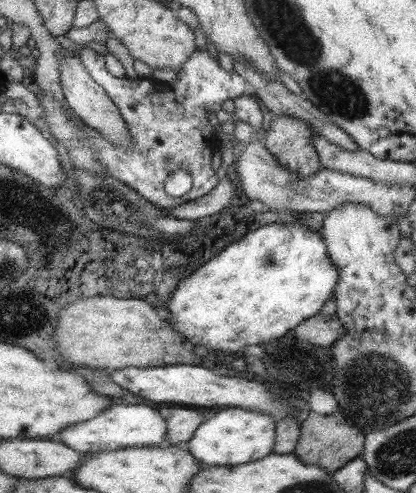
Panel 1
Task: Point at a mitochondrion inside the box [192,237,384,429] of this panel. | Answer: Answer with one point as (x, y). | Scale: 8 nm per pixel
(270, 261)

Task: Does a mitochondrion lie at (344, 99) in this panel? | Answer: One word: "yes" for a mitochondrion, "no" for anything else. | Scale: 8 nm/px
yes

